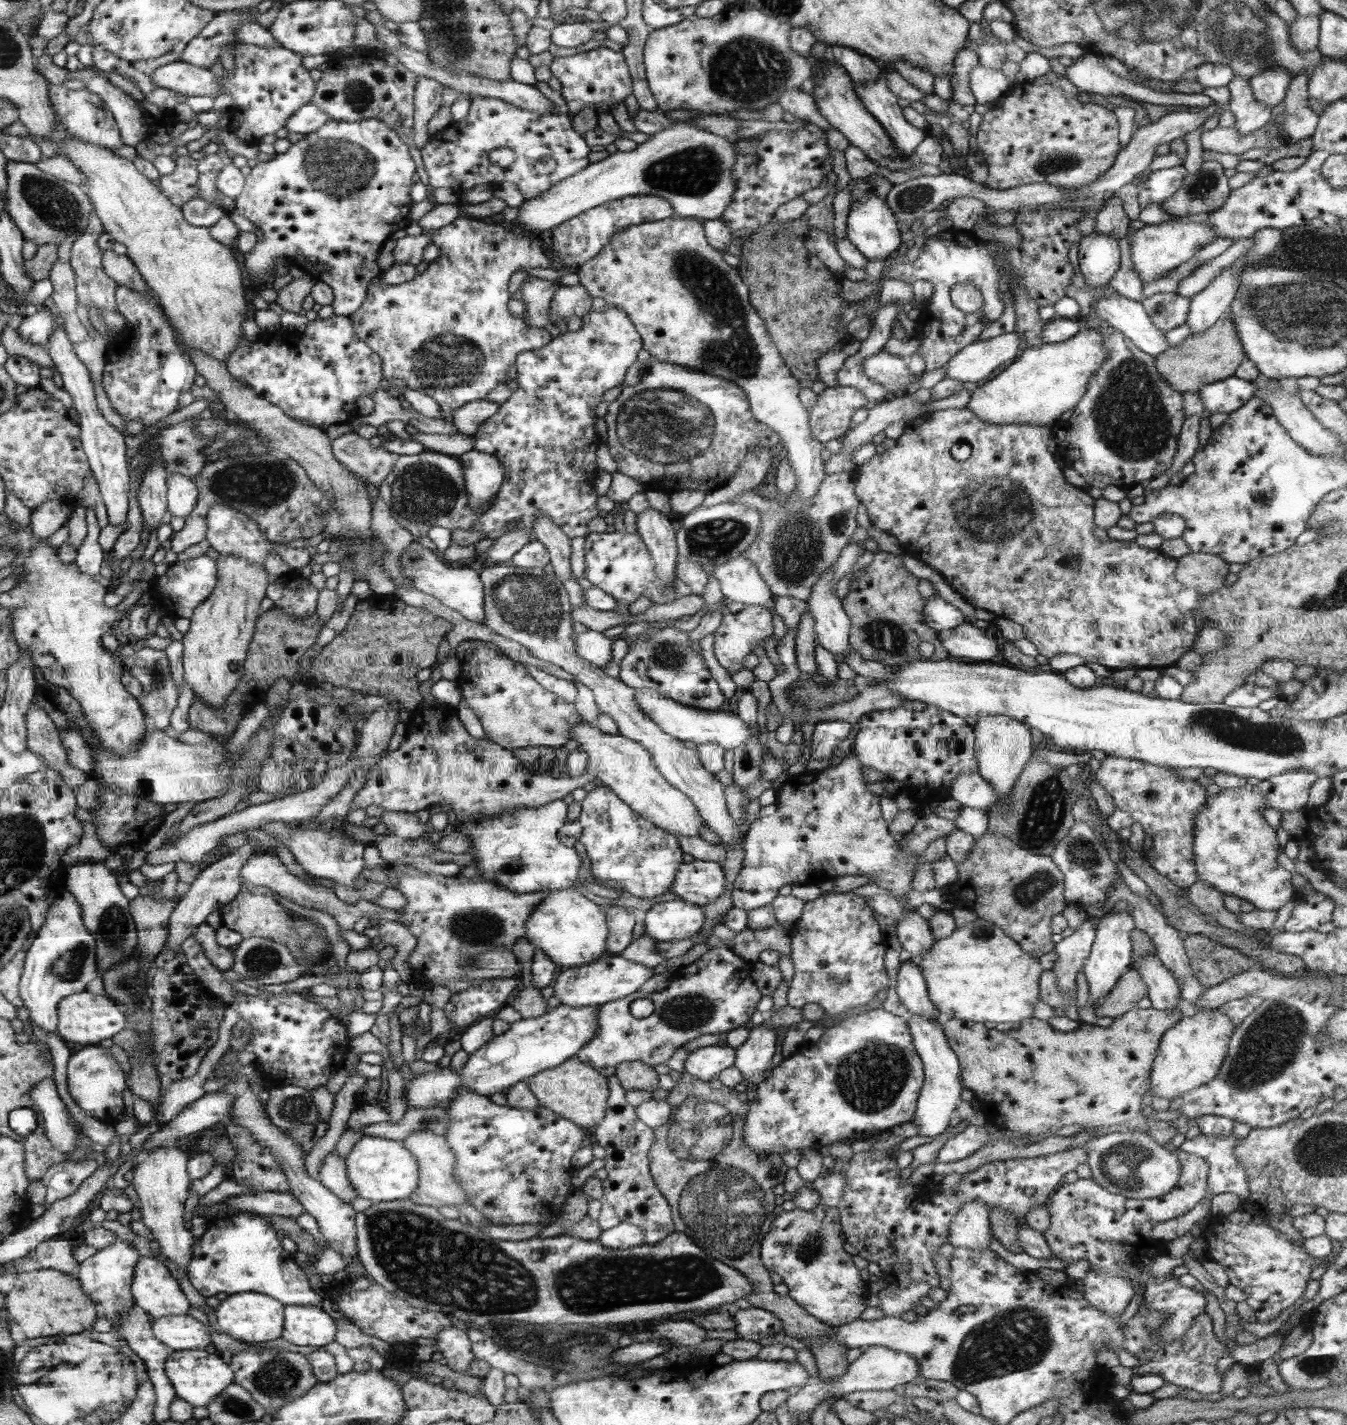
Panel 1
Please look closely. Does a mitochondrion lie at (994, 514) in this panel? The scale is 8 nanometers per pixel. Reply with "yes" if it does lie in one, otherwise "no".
yes

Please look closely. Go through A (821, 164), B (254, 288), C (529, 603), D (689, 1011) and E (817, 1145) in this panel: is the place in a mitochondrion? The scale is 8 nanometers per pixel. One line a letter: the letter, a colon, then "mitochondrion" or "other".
A: other
B: other
C: mitochondrion
D: mitochondrion
E: other

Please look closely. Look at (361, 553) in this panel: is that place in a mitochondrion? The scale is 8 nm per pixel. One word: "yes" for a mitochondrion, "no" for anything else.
yes

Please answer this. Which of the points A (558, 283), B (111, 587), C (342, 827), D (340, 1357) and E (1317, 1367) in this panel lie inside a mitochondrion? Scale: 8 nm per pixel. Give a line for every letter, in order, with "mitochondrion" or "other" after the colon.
A: other
B: other
C: other
D: other
E: mitochondrion

